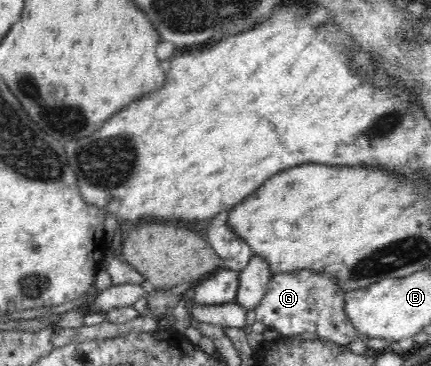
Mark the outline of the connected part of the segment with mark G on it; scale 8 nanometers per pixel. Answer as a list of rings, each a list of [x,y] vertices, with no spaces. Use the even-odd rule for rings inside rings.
[[[303,269],[300,271],[272,275],[265,296],[256,306],[256,320],[263,322],[267,329],[278,330],[284,339],[293,336],[327,337],[339,344],[348,345],[353,340],[367,342],[369,335],[359,333],[353,321],[349,319],[347,311],[347,292],[337,277],[331,273]]]

